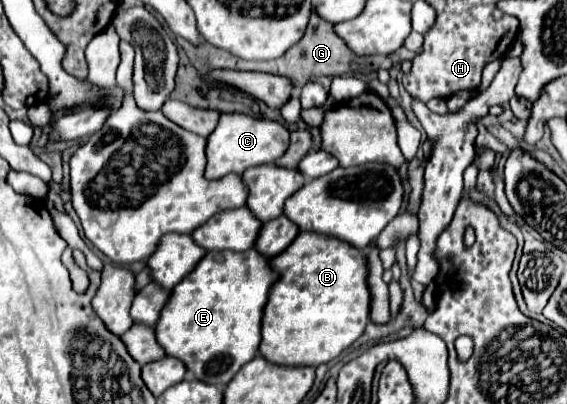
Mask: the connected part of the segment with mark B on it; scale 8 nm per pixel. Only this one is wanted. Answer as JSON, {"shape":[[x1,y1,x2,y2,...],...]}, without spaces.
{"shape":[[301,231,295,241,271,259,279,281,269,293,263,315,261,355,275,365,319,367,353,345,369,323,371,293,367,285,367,255,331,235]]}

